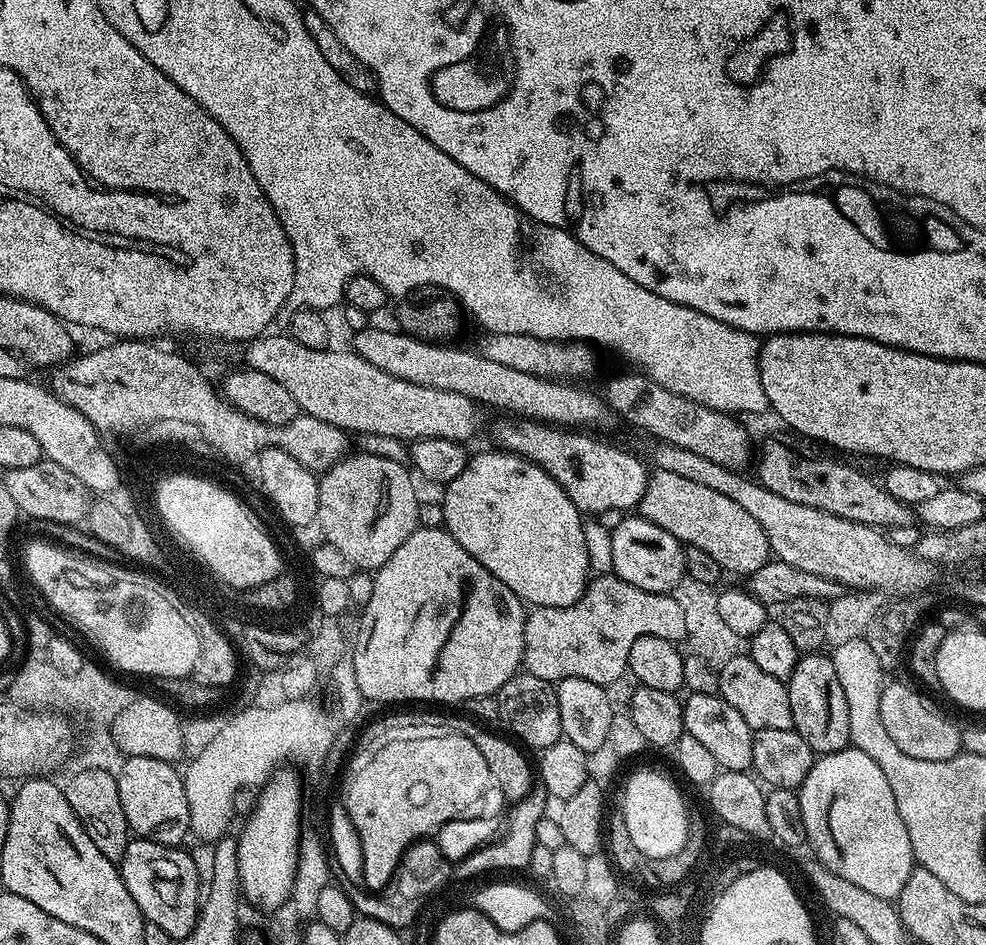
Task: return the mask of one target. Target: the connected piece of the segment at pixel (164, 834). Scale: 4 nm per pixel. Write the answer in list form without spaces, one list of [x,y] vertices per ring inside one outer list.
[[[129,756],[116,781],[129,829],[141,840],[180,846],[184,835],[187,837],[190,832],[190,813],[183,789],[184,777],[172,768],[175,767],[167,760]]]

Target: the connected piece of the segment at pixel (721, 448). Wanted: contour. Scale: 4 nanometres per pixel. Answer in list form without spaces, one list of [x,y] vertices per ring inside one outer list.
[[[630,371],[626,376],[614,377],[602,390],[604,401],[623,423],[625,420],[633,424],[638,431],[653,436],[653,441],[702,454],[702,458],[710,458],[710,462],[718,462],[718,466],[737,470],[744,470],[747,464],[749,467],[754,456],[754,440],[752,444],[751,434],[736,421],[739,419],[735,415],[702,406],[682,394],[666,390],[647,374]]]

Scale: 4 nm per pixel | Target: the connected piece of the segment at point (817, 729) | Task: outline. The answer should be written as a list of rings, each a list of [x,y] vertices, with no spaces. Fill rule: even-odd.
[[[822,652],[801,655],[794,666],[794,674],[786,683],[790,694],[790,714],[794,714],[792,727],[806,738],[813,753],[824,755],[849,747],[849,706],[831,657]]]

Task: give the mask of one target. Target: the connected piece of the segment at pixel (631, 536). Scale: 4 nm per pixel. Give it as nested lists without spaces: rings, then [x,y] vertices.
[[[628,514],[620,525],[611,529],[613,540],[612,572],[619,580],[647,592],[675,593],[684,575],[685,545],[673,534],[639,514]]]

